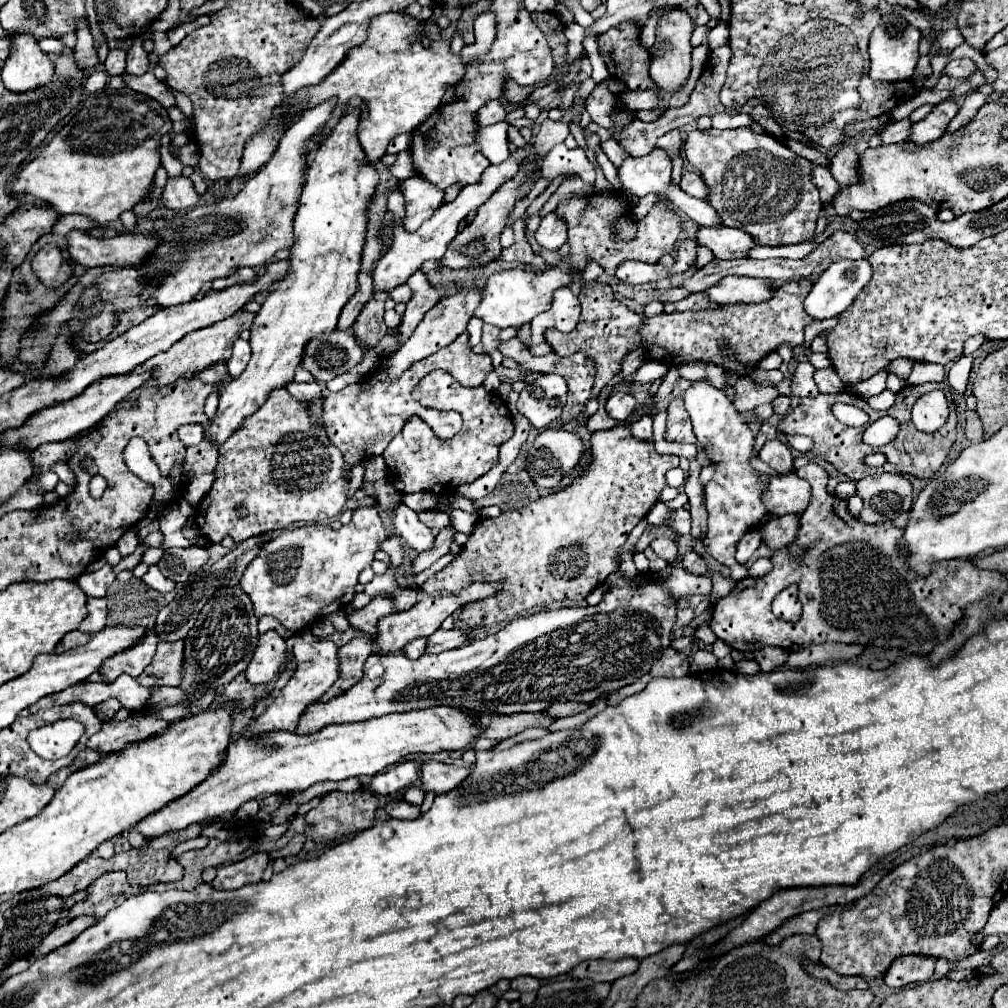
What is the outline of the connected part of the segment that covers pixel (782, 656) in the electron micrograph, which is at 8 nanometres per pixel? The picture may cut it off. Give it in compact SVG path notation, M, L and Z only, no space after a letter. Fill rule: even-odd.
M764 647L760 651L754 653L754 659L760 663L762 671L774 671L778 667L782 667L788 659L788 651L780 649L780 647Z

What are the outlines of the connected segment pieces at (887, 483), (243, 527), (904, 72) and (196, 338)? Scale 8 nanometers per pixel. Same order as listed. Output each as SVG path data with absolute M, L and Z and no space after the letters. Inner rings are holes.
M894 473L870 475L856 483L856 491L864 501L858 515L862 523L882 523L908 513L912 507L912 485L906 477Z
M286 389L272 391L268 401L252 417L248 417L246 423L218 451L220 455L214 473L216 481L210 493L194 509L196 527L212 543L220 543L226 535L240 543L266 531L286 529L296 521L320 523L342 513L348 491L344 457L330 443L326 431L322 427L314 427L314 421L310 419L310 403L298 403L298 399L294 399Z
M894 11L884 13L870 37L870 63L872 63L870 77L878 81L910 79L920 57L918 43L920 43L920 31L916 27L912 27L900 13L894 13Z
M238 311L238 313L234 313L232 317L228 317L228 319L220 321L220 323L214 323L210 327L198 329L198 331L182 337L168 351L150 357L146 363L142 363L142 365L138 365L134 369L136 373L150 371L150 379L142 387L166 387L166 385L176 383L180 379L190 379L190 377L198 375L200 371L204 371L206 367L212 367L212 365L222 363L222 361L228 361L230 355L232 355L234 339L240 337L240 331L250 329L252 327L252 321L254 321L254 313Z

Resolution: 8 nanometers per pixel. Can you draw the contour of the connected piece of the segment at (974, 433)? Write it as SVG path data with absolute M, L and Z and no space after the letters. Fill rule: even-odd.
M966 411L966 437L974 443L978 443L982 439L980 433L980 417L976 411Z

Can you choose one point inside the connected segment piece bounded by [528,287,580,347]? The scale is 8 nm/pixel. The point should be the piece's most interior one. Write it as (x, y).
(563, 315)

